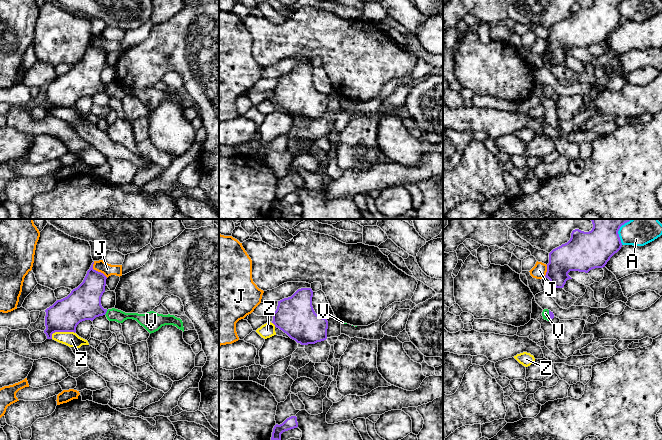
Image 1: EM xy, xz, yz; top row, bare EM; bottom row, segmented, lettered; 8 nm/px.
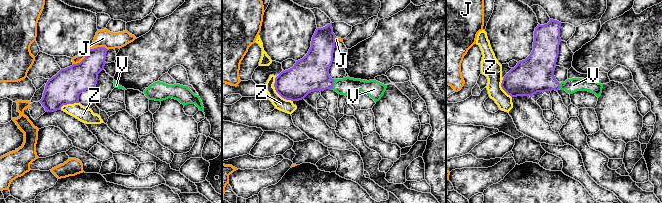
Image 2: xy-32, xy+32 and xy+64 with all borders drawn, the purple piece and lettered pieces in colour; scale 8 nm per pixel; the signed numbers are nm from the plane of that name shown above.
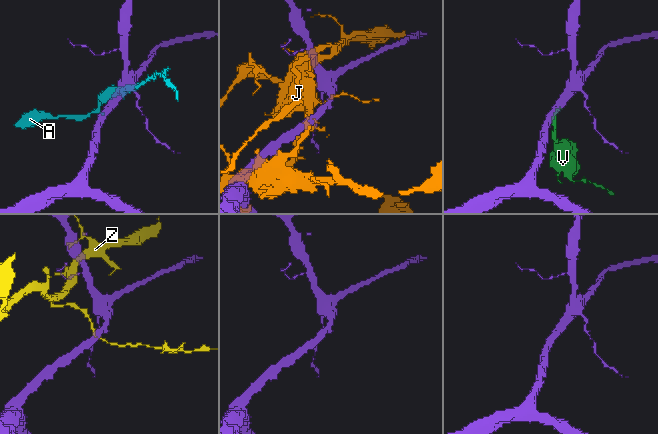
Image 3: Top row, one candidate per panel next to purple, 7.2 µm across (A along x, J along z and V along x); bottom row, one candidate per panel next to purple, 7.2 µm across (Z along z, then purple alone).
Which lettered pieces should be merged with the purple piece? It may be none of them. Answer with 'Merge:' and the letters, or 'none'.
Merge: V

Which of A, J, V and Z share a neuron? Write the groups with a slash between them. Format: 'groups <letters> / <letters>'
groups A / J / V / Z

